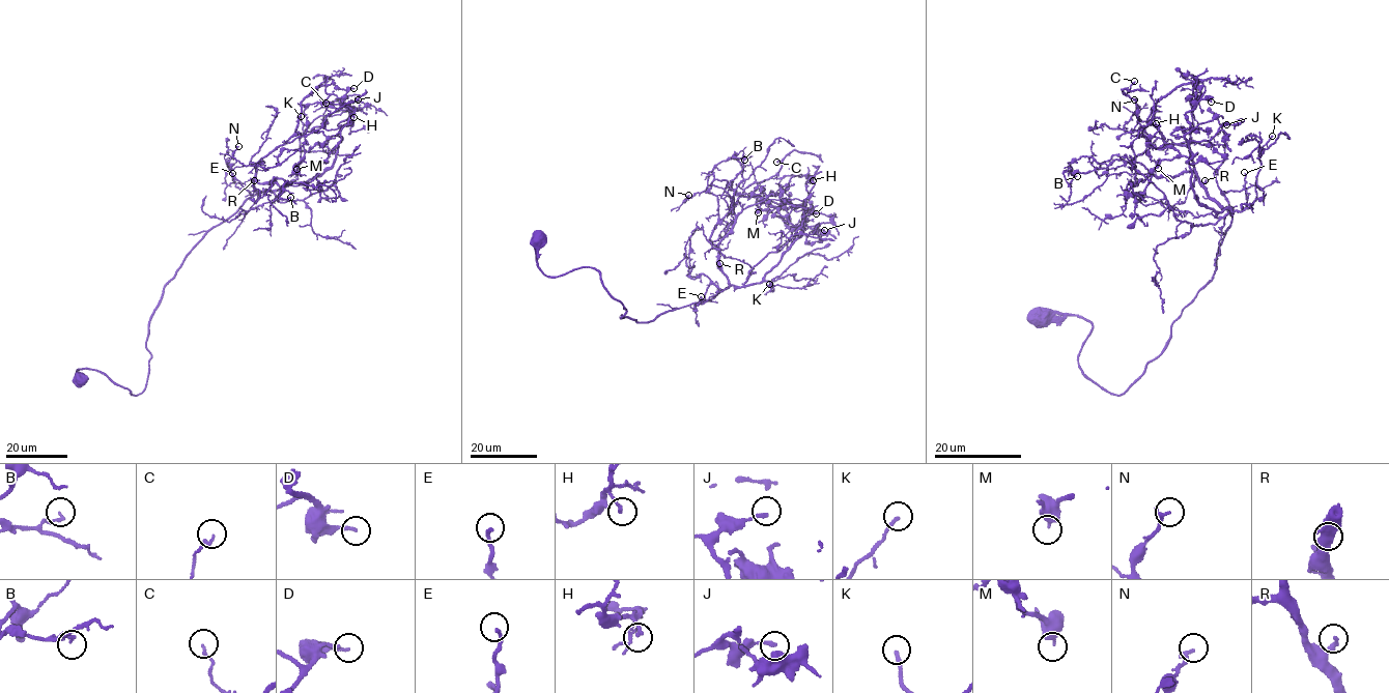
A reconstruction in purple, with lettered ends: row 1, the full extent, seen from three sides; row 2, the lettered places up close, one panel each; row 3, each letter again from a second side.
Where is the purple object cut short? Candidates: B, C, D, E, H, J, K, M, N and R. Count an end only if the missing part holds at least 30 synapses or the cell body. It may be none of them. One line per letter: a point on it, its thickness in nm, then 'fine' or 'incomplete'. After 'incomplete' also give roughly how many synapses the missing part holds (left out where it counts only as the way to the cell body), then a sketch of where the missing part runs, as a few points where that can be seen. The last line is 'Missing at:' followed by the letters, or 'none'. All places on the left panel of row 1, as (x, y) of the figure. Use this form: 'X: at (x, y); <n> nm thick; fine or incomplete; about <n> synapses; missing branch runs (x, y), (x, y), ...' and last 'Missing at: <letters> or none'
B: at (290, 197); 130 nm thick; fine
C: at (326, 103); 150 nm thick; fine
D: at (353, 88); 150 nm thick; fine
E: at (232, 173); 160 nm thick; fine
H: at (353, 117); 140 nm thick; fine
J: at (358, 99); 170 nm thick; fine
K: at (301, 116); 170 nm thick; fine
M: at (296, 169); 380 nm thick; fine
N: at (238, 146); 160 nm thick; fine
R: at (254, 180); 140 nm thick; fine
Missing at: none

